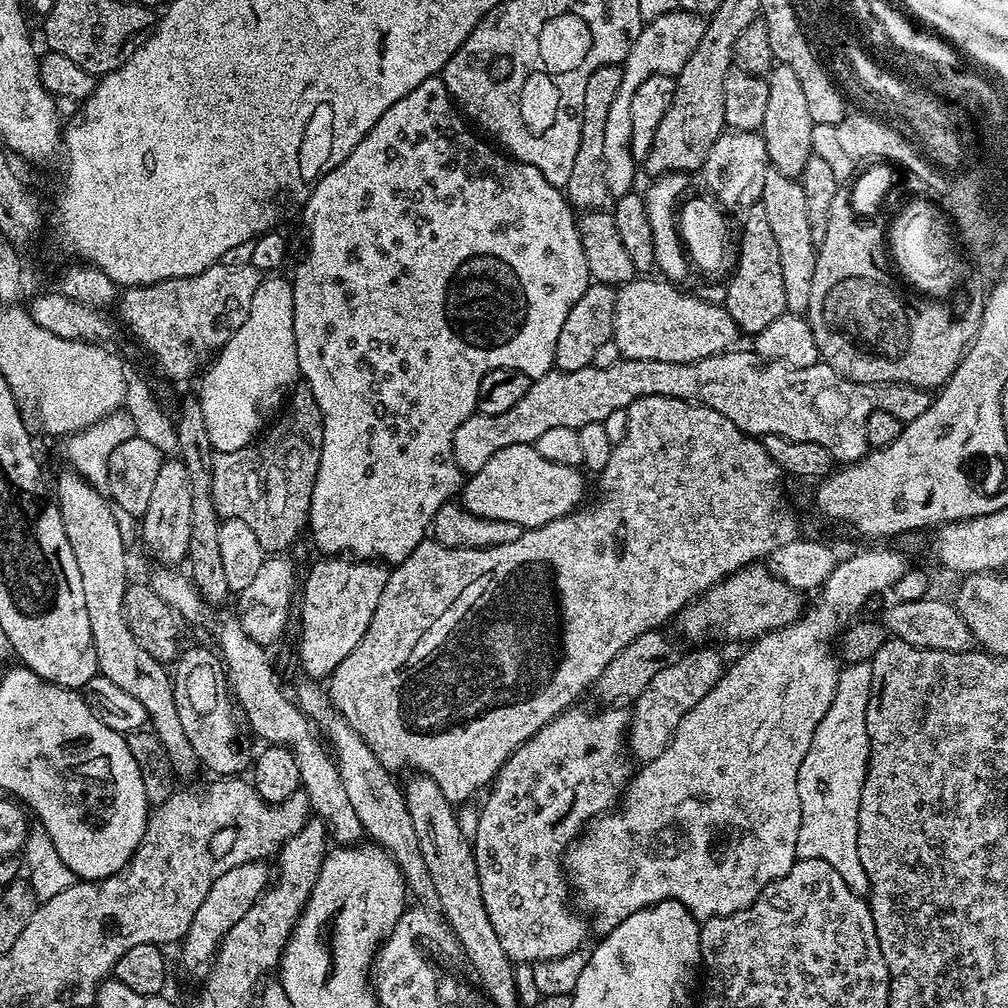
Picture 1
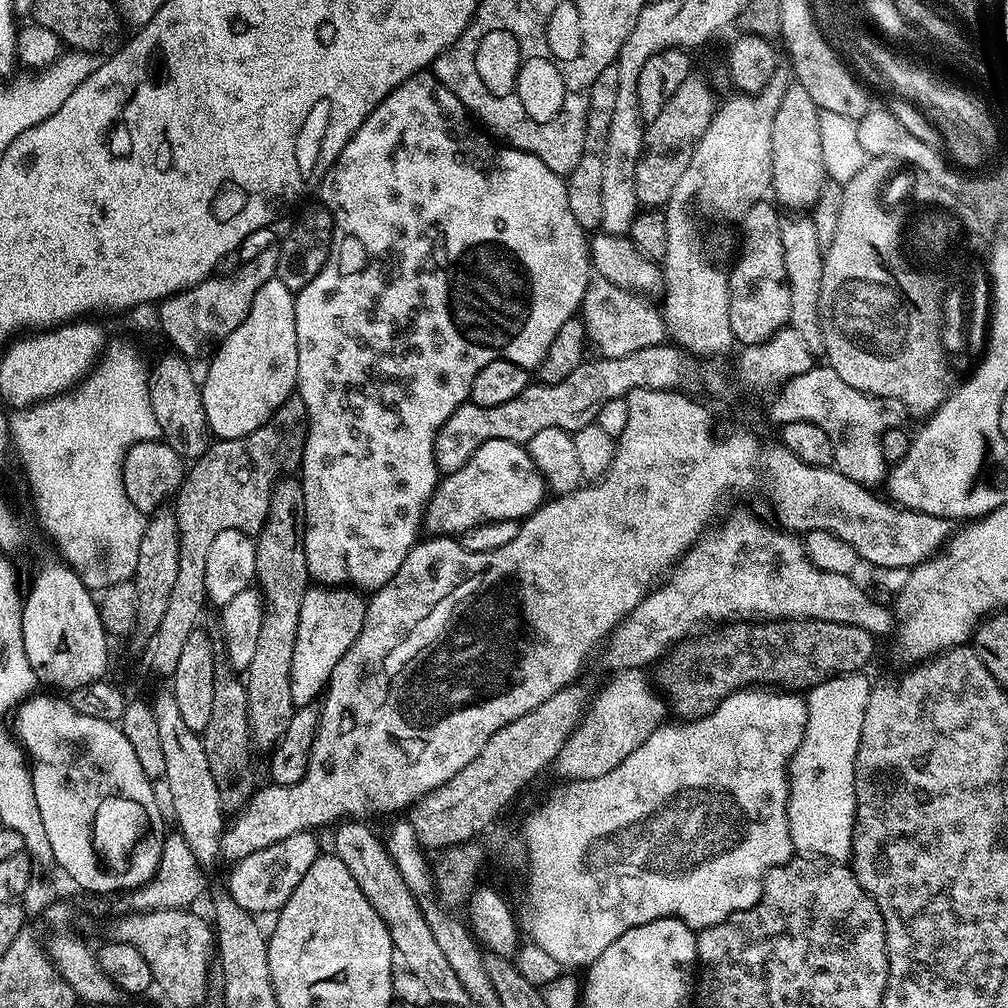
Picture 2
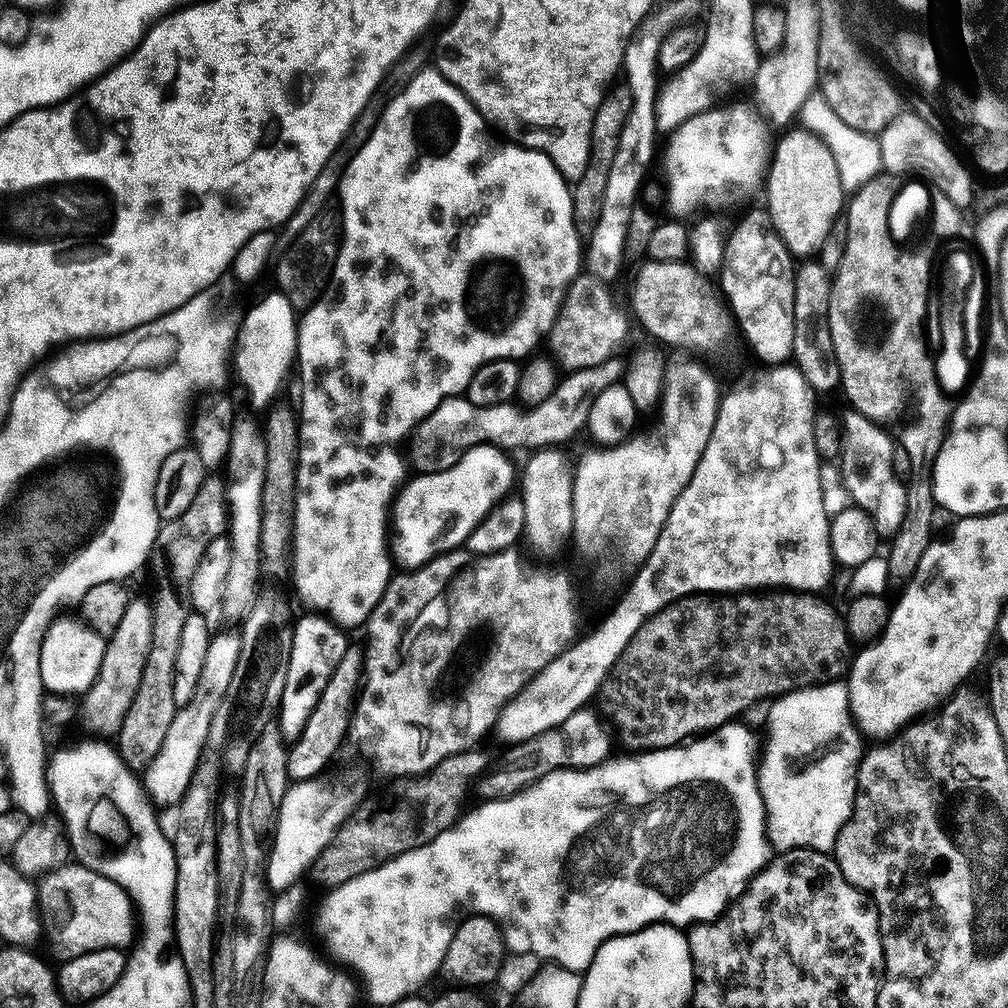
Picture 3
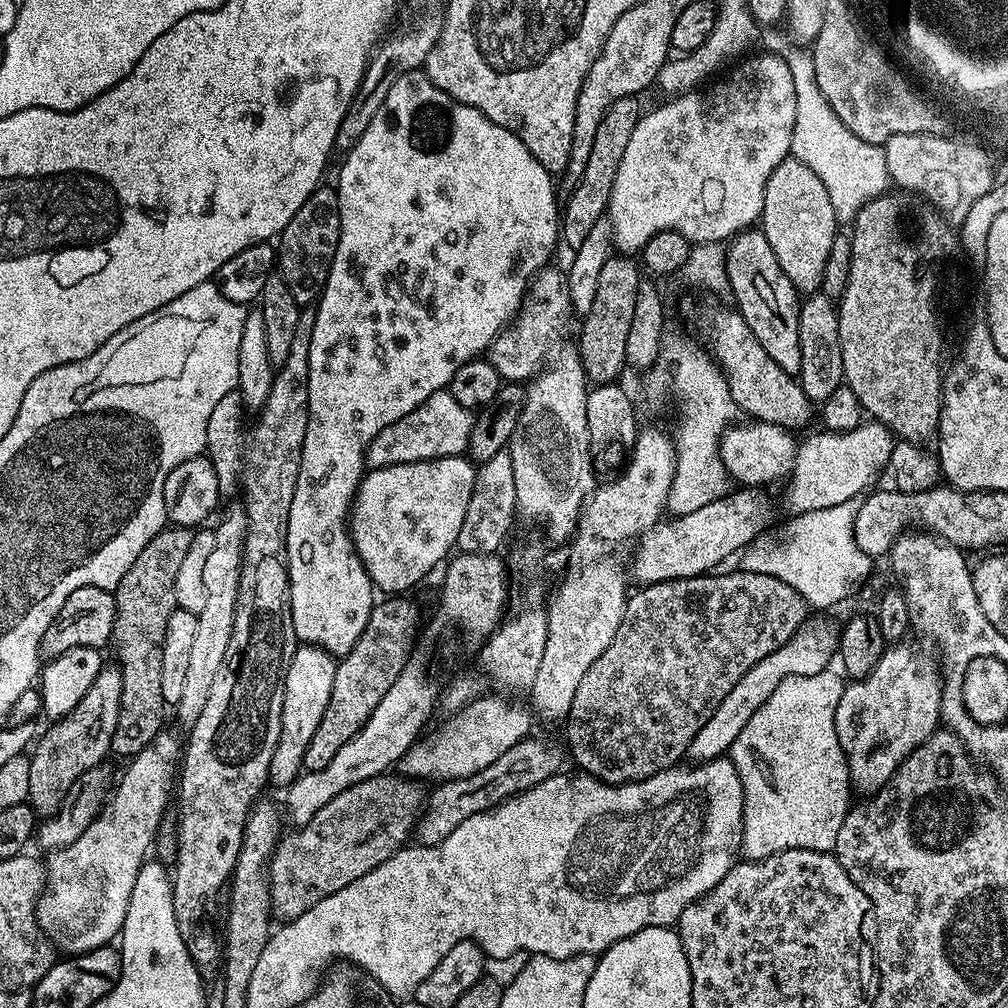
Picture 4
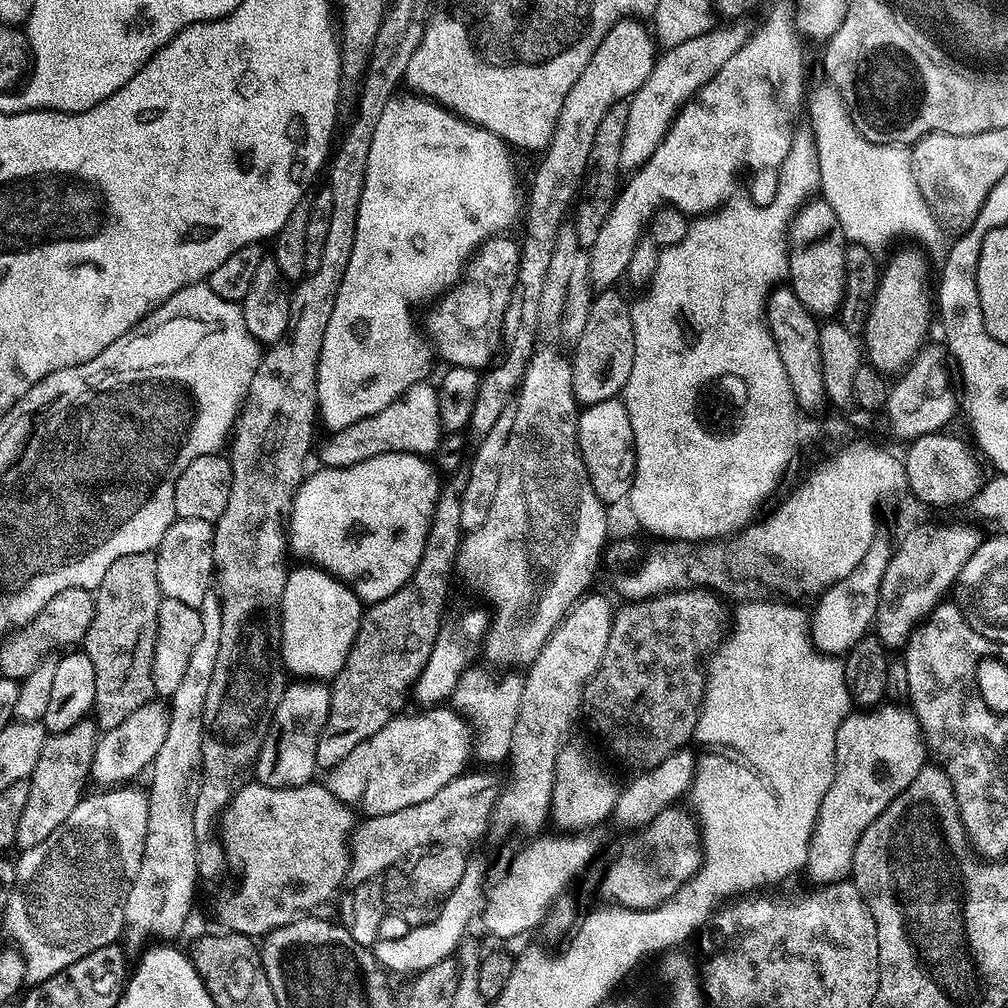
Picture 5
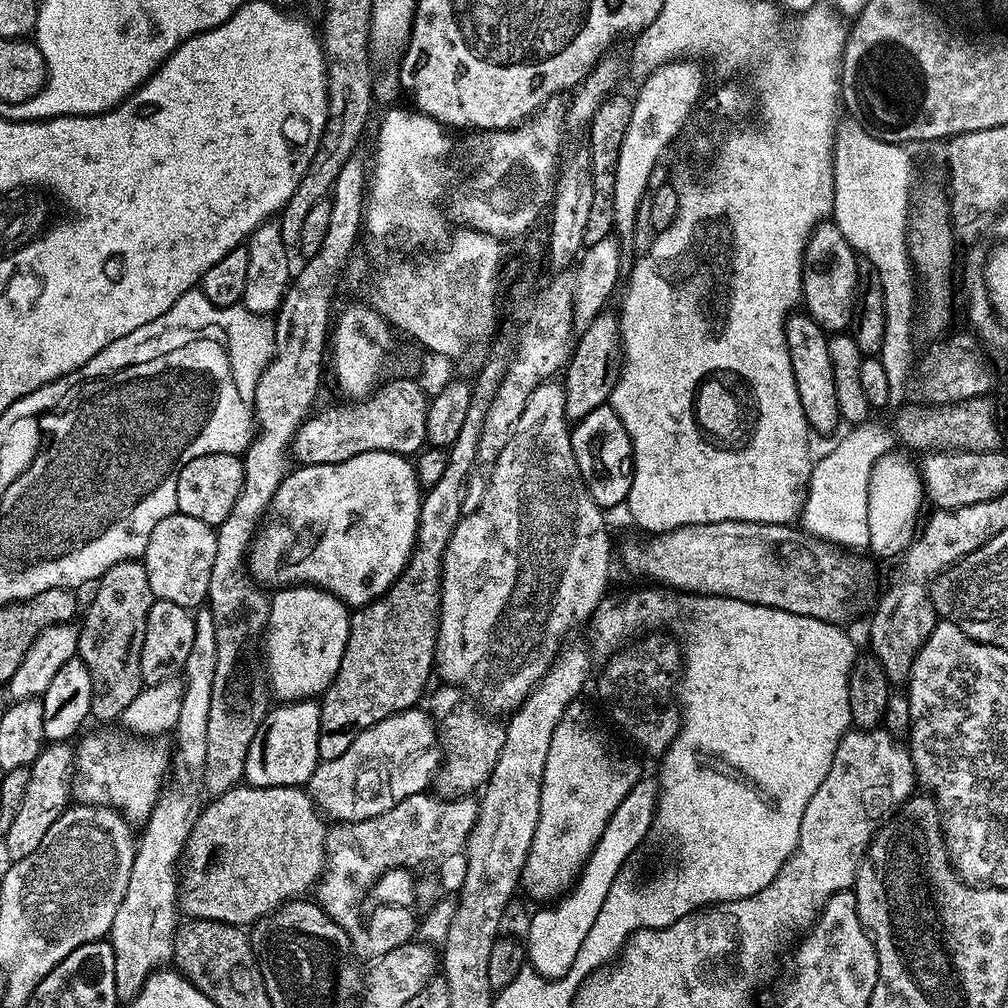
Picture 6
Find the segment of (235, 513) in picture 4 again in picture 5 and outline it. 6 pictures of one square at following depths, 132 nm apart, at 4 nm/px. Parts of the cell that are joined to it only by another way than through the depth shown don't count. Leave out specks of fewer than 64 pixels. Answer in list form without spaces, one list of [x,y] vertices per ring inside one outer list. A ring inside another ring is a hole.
[[[209,590],[202,598],[199,608],[202,614],[202,638],[190,653],[182,683],[170,697],[166,738],[152,760],[150,775],[152,785],[147,785],[148,821],[146,822],[146,842],[142,850],[142,862],[138,866],[138,878],[132,880],[130,894],[126,898],[125,925],[140,936],[161,936],[161,941],[172,942],[184,928],[188,915],[192,912],[192,898],[196,894],[198,881],[198,845],[194,834],[194,802],[200,793],[200,759],[202,758],[202,734],[204,733],[204,711],[206,710],[206,690],[210,690],[210,678],[214,678],[214,662],[218,662],[218,642],[222,638],[222,610],[219,591]]]

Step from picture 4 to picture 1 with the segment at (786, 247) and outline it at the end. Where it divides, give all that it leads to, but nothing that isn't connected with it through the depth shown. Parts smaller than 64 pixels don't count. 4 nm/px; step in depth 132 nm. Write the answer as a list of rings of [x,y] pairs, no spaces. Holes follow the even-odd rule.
[[[777,63],[772,71],[767,73],[770,99],[766,102],[766,118],[762,122],[760,132],[766,142],[766,154],[769,165],[775,171],[787,176],[799,177],[812,151],[812,119],[810,108],[806,106],[805,93],[802,91],[798,77],[790,70],[790,66]]]

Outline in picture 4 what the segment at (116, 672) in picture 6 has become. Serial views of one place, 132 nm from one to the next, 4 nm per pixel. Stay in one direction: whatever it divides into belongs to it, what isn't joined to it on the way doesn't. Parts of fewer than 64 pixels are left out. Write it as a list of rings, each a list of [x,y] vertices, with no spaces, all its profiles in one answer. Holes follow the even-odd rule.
[[[166,526],[134,558],[134,566],[126,570],[122,582],[114,590],[116,617],[110,641],[116,647],[115,663],[122,674],[122,700],[118,714],[118,726],[112,739],[115,755],[131,758],[154,739],[165,727],[166,705],[162,698],[162,638],[166,638],[166,622],[176,608],[174,578],[186,550],[190,550],[194,532],[190,528]]]

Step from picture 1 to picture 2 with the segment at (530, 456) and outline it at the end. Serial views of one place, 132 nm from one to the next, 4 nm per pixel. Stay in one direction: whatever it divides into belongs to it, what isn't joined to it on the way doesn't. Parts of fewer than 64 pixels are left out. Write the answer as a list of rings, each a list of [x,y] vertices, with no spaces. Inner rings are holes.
[[[491,440],[478,446],[478,450],[468,459],[466,466],[462,466],[462,470],[447,473],[437,483],[424,509],[422,524],[425,529],[429,528],[432,536],[456,538],[480,524],[489,524],[495,520],[523,521],[525,516],[529,516],[545,503],[544,492],[546,493],[546,485],[542,474],[534,466],[525,445],[509,440]]]

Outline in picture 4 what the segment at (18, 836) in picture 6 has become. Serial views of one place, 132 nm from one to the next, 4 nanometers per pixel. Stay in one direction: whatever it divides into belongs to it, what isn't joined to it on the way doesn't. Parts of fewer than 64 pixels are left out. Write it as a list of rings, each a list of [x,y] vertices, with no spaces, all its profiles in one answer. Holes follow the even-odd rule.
[[[101,667],[98,678],[94,678],[90,690],[82,694],[82,702],[78,702],[78,706],[74,706],[70,714],[49,723],[44,737],[41,740],[39,737],[31,749],[27,803],[31,804],[37,817],[47,818],[56,815],[64,805],[69,790],[80,783],[80,775],[89,772],[91,768],[101,767],[105,763],[104,755],[112,752],[112,739],[118,726],[122,700],[122,674],[119,667],[111,667]]]

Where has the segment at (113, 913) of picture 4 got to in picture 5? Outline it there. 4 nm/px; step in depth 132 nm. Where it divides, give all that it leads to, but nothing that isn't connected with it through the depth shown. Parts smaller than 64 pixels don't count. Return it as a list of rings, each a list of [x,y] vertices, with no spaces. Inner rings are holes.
[[[112,786],[107,790],[100,790],[97,796],[92,794],[85,795],[83,800],[74,806],[70,818],[46,838],[46,842],[38,842],[38,846],[25,848],[19,854],[20,860],[15,861],[16,866],[16,884],[12,887],[12,893],[8,899],[6,910],[2,914],[2,920],[8,927],[8,932],[12,935],[11,943],[20,949],[24,955],[24,970],[27,979],[32,982],[39,982],[58,974],[58,970],[66,970],[66,966],[74,966],[78,958],[86,958],[86,954],[94,954],[94,950],[102,950],[102,946],[110,946],[117,943],[120,935],[126,932],[124,919],[126,918],[126,898],[130,894],[132,880],[138,878],[138,866],[142,862],[142,850],[146,842],[146,822],[148,821],[148,794],[143,787],[132,788],[136,786]]]

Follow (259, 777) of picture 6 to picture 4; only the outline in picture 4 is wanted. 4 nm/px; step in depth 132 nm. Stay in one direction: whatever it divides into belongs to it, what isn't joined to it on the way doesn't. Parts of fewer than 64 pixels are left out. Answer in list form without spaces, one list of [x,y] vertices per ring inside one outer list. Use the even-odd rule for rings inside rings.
[[[300,644],[294,658],[290,658],[284,683],[278,746],[274,746],[268,767],[269,781],[273,785],[276,783],[280,790],[287,789],[304,772],[306,746],[310,746],[310,738],[314,738],[314,730],[318,730],[318,722],[322,722],[326,706],[330,706],[330,690],[334,690],[337,663],[337,657],[313,644]]]

